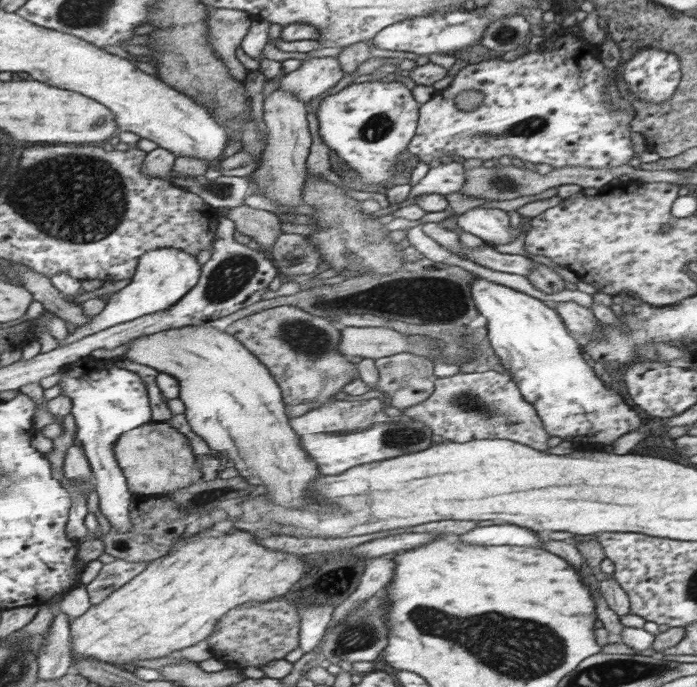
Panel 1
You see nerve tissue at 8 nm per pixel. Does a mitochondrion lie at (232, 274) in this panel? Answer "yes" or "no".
yes

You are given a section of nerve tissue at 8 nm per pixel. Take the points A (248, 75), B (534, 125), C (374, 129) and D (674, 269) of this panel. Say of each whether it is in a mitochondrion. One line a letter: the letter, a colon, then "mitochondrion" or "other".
A: other
B: mitochondrion
C: mitochondrion
D: other

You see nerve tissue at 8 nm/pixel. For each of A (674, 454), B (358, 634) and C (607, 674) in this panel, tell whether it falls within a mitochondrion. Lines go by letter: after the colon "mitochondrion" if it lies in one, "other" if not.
A: other
B: mitochondrion
C: mitochondrion

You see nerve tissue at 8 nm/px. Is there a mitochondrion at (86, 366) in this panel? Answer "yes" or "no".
no

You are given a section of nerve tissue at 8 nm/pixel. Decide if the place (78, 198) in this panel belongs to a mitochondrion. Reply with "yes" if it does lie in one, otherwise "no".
yes

